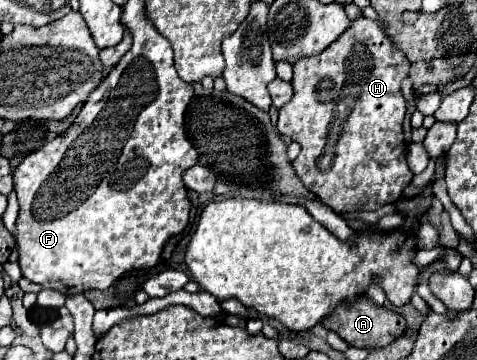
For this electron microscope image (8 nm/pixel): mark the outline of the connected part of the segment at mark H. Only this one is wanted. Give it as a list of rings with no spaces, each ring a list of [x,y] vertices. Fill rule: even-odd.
[[[357,16],[351,22],[351,28],[347,28],[335,44],[327,46],[317,56],[299,60],[299,64],[293,66],[293,72],[291,84],[295,96],[279,108],[277,128],[283,136],[301,144],[301,154],[293,160],[293,170],[305,188],[339,214],[355,212],[359,208],[375,210],[375,206],[393,204],[413,178],[413,172],[403,156],[405,100],[401,94],[401,84],[409,76],[409,60],[405,54],[393,46],[375,20]]]

